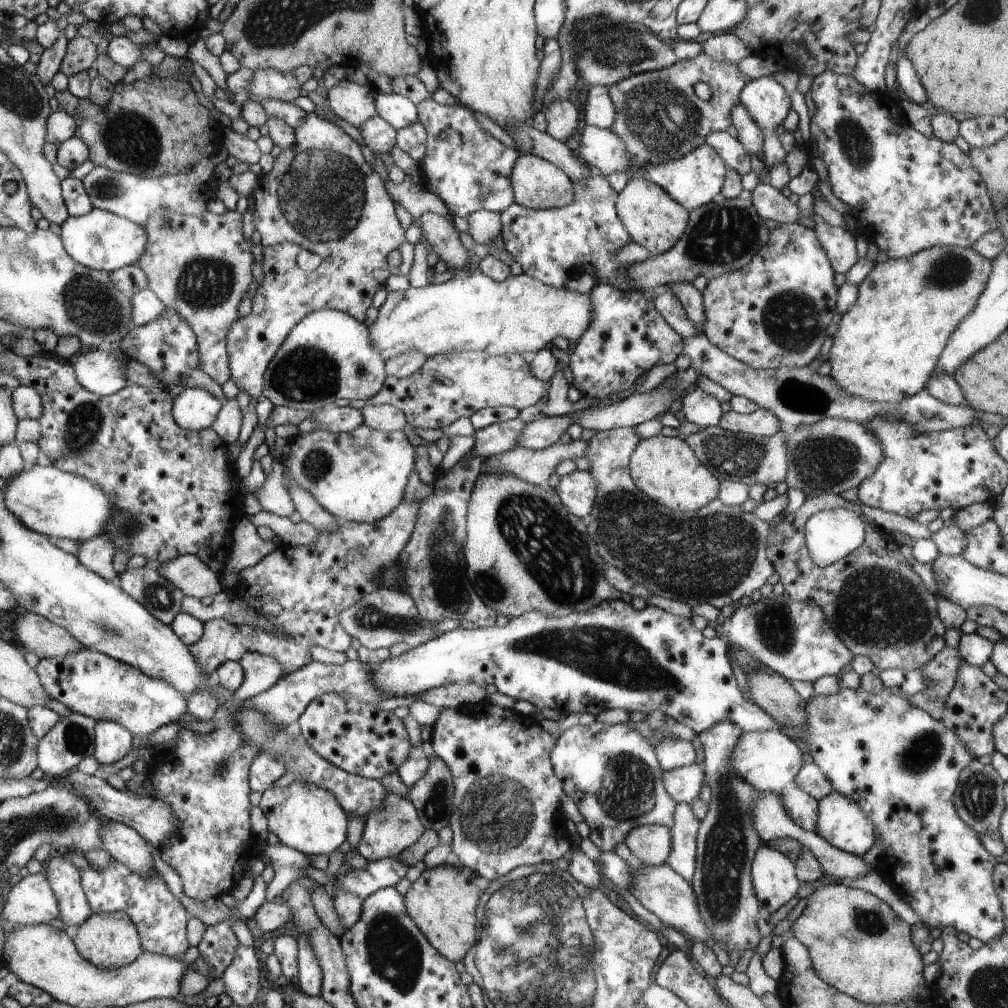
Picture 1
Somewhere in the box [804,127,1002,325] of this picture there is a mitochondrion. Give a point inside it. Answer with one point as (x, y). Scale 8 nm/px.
(948, 272)

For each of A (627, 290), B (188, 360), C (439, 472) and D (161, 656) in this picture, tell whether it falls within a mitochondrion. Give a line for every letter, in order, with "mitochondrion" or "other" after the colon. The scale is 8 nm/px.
A: other
B: other
C: other
D: other

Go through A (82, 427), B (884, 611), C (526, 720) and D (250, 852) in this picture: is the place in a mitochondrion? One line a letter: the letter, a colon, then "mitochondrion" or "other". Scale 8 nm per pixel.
A: mitochondrion
B: mitochondrion
C: other
D: other

